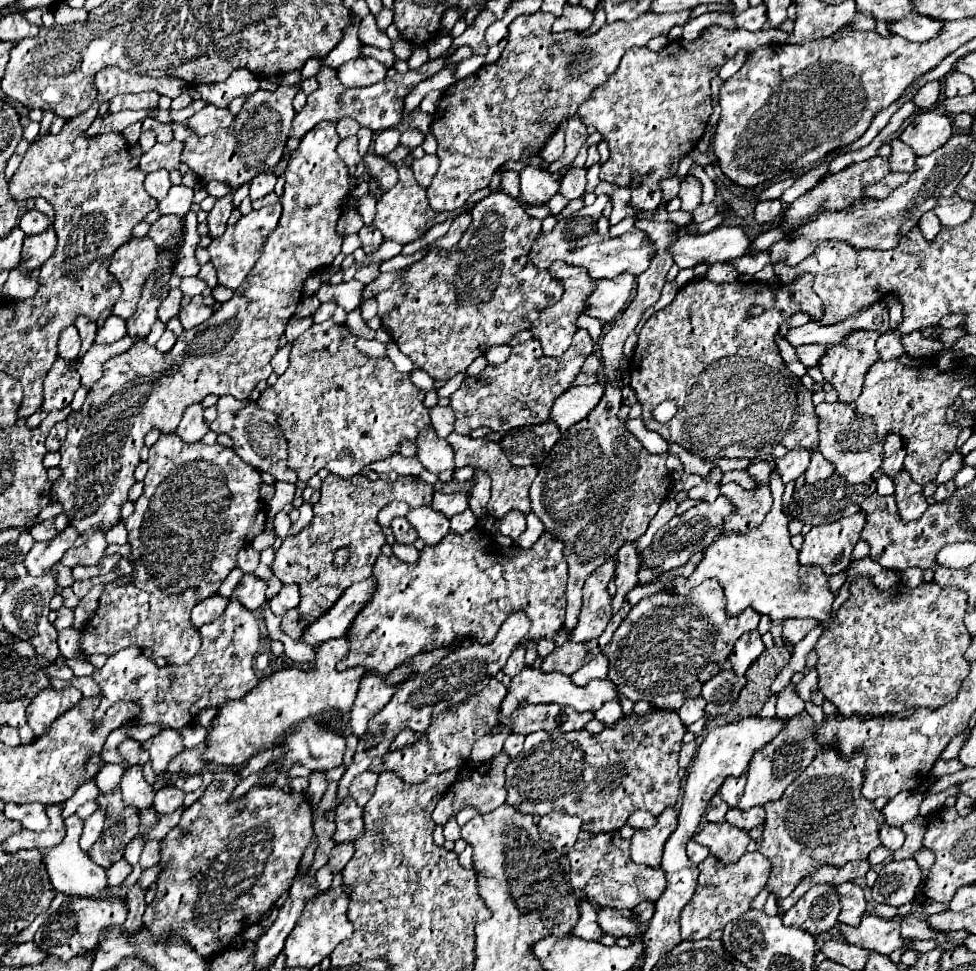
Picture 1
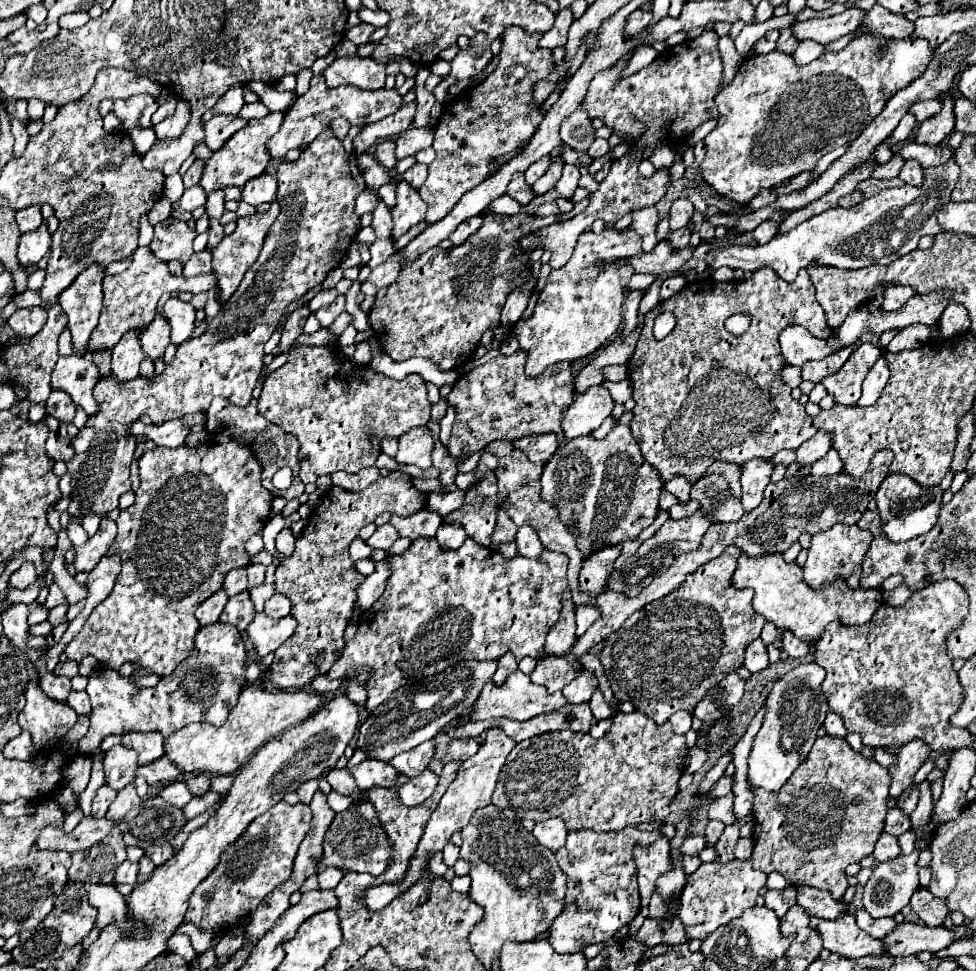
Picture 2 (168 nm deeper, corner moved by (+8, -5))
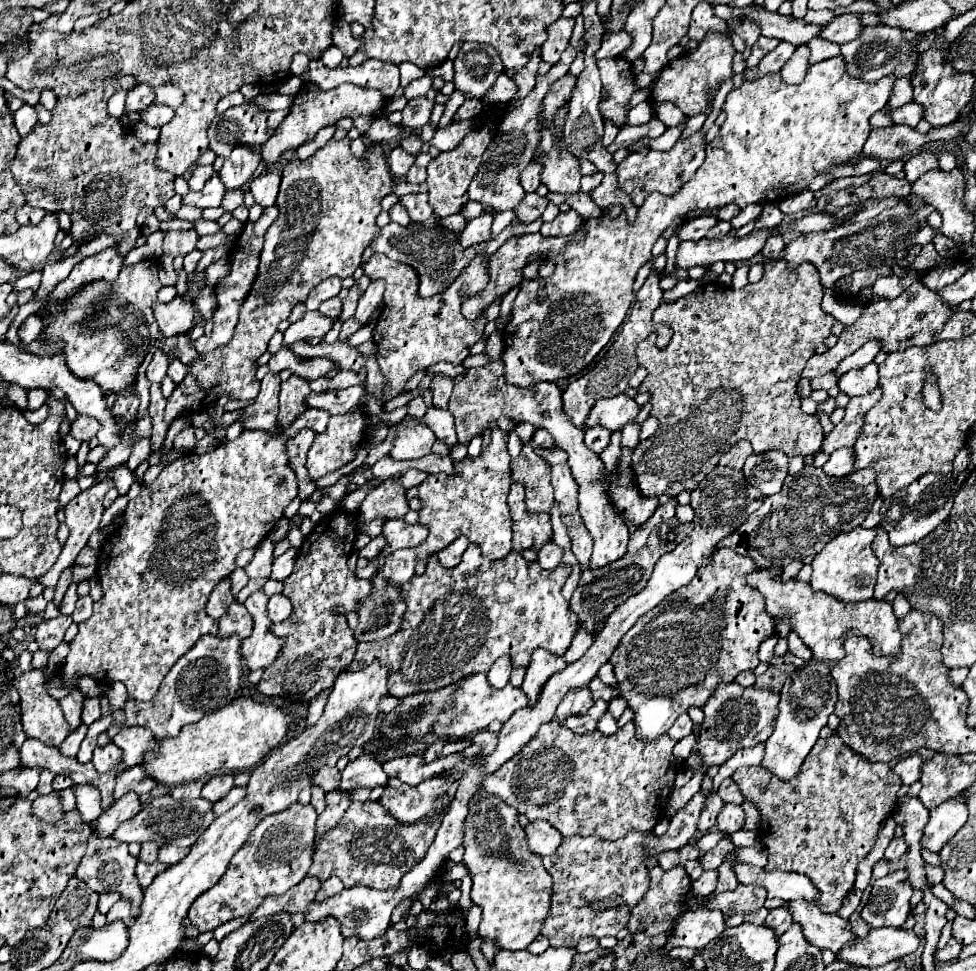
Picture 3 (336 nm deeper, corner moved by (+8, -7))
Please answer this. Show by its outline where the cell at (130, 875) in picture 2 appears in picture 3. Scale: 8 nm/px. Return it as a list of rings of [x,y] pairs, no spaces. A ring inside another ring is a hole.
[[[138,860],[138,864],[136,864],[136,878],[138,878],[140,886],[146,888],[146,886],[152,882],[152,878],[154,878],[156,874],[160,874],[162,870],[166,870],[166,864],[160,864],[160,862],[144,864],[144,862]]]

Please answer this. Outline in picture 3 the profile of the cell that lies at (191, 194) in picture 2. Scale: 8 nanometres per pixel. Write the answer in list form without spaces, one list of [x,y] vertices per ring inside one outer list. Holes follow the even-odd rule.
[[[212,174],[212,178],[206,182],[206,186],[200,192],[188,192],[182,198],[184,206],[196,206],[196,208],[216,208],[220,206],[220,200],[224,196],[224,184],[218,178],[218,174]]]

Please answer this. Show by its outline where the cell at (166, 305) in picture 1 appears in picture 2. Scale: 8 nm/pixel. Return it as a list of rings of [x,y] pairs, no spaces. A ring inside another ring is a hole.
[[[156,314],[154,322],[140,334],[140,346],[144,354],[152,362],[156,362],[164,356],[168,344],[170,344],[170,326],[166,326],[166,320],[160,314]]]

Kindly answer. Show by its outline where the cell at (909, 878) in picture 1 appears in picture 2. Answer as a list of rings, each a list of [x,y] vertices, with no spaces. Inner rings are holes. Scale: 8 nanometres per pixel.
[[[918,852],[898,856],[874,868],[864,886],[864,908],[872,918],[898,914],[918,890]]]

